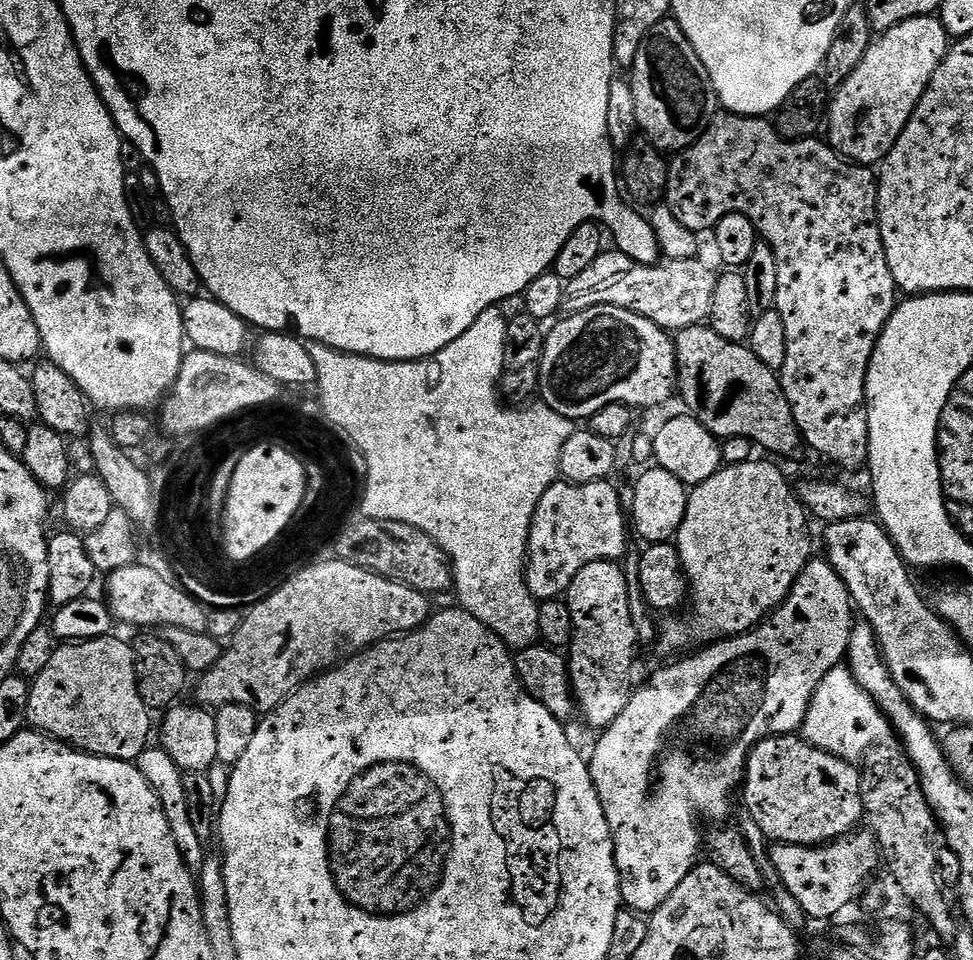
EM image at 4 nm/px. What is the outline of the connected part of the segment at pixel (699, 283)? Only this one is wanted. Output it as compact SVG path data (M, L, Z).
M605 250L598 258L594 258L594 262L590 262L588 269L582 270L582 274L578 274L578 278L565 283L563 311L571 314L593 308L599 304L609 304L637 312L642 318L650 318L650 322L654 322L672 334L679 332L682 328L705 323L710 310L710 298L714 298L717 273L711 272L701 260L700 258L689 260L664 258L654 264L643 264L642 262L634 262L634 258L630 258L627 251L611 252L611 250Z

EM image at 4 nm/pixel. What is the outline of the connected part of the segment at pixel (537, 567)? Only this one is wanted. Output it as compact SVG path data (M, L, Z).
M611 479L585 484L557 482L550 486L550 490L546 490L546 494L542 494L542 502L538 502L538 510L534 510L528 539L528 558L524 566L528 589L536 601L543 602L563 597L570 582L578 578L578 570L582 570L582 566L590 566L590 562L620 562L629 555L630 520L626 515L625 501L624 504L620 501L620 492L612 483Z

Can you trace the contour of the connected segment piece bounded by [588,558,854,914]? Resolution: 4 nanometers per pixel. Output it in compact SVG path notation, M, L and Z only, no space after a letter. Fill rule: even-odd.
M820 558L809 559L808 564L802 570L802 574L798 574L798 578L794 582L794 586L790 590L790 594L785 600L780 604L779 608L775 608L772 611L772 615L764 621L763 624L756 625L751 632L743 632L740 636L729 636L727 638L717 639L709 648L704 648L701 652L693 651L691 654L693 656L685 655L683 658L685 660L680 660L677 664L672 664L669 668L660 668L652 676L652 681L649 682L648 688L637 687L631 698L628 700L628 705L626 710L622 710L622 714L618 714L618 718L614 718L614 722L609 728L603 729L599 733L600 741L596 744L596 749L593 750L592 756L590 755L590 763L588 769L592 775L592 781L594 786L598 790L598 798L602 802L602 810L606 814L606 822L610 826L612 831L612 841L614 842L614 854L616 855L616 865L618 866L618 874L620 875L620 899L622 901L623 907L625 909L631 910L639 914L651 914L658 910L658 906L662 906L662 902L666 902L666 898L670 898L670 894L674 894L674 890L677 886L682 883L682 878L686 878L686 874L690 874L690 870L694 870L696 865L701 863L702 860L702 832L700 836L700 816L704 820L716 820L712 822L724 822L728 816L728 811L732 808L732 791L739 789L744 782L744 774L748 767L748 756L752 753L752 748L755 746L759 740L766 739L767 736L786 736L789 734L796 734L801 731L804 727L804 719L806 718L806 710L810 706L812 701L812 695L817 686L822 682L822 678L826 678L826 674L830 674L830 670L841 667L842 661L847 657L848 654L848 643L852 637L852 630L854 627L854 619L852 620L852 612L854 616L854 605L852 603L852 595L849 594L847 586L842 582L840 575L834 570L834 566L828 563L827 559Z

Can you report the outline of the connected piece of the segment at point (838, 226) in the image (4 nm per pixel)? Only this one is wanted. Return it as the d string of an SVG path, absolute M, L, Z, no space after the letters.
M735 114L717 115L710 127L702 134L702 138L698 138L698 142L694 142L683 152L675 153L668 165L666 205L674 212L674 217L686 230L703 234L707 228L708 231L715 229L716 223L726 214L737 212L750 218L750 222L754 222L759 239L774 250L774 258L778 258L778 294L774 310L782 318L782 326L786 326L786 362L778 369L781 388L789 399L794 421L797 422L797 428L803 436L803 443L840 468L863 469L867 465L870 426L868 425L866 374L878 338L884 329L884 323L892 317L898 303L898 289L890 274L890 266L886 262L886 250L880 233L880 219L876 213L877 183L877 173L871 167L845 160L831 144L823 139L785 140L767 119Z

